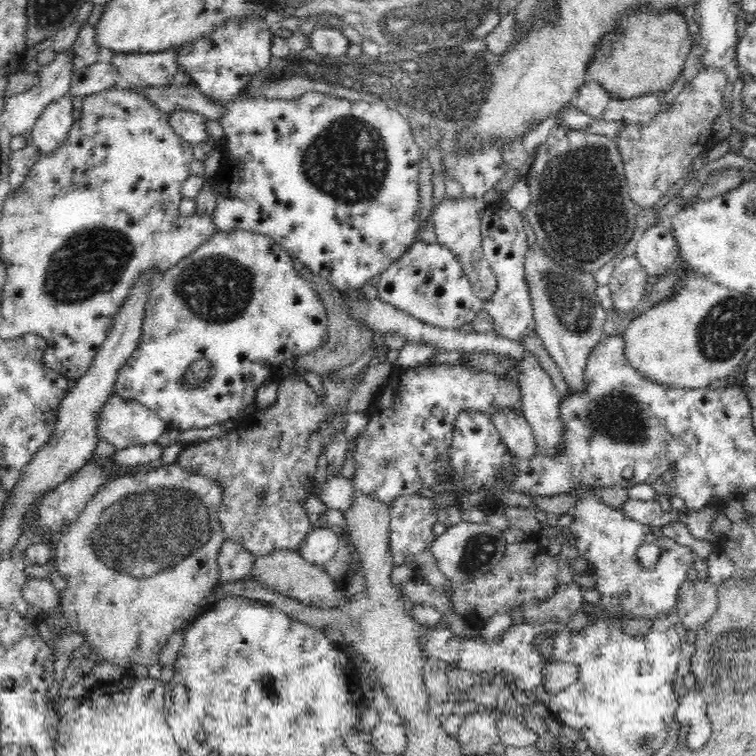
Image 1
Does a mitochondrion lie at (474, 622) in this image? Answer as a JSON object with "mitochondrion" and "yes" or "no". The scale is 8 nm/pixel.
{"mitochondrion":"no"}

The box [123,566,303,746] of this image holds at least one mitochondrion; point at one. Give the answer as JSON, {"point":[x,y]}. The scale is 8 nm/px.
{"point":[269,686]}

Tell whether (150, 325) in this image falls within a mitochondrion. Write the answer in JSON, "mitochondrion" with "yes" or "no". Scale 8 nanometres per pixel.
{"mitochondrion":"no"}

